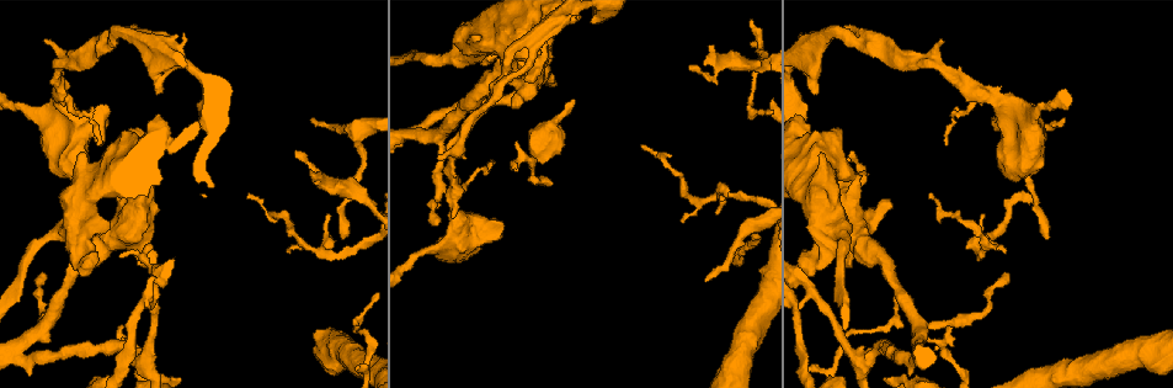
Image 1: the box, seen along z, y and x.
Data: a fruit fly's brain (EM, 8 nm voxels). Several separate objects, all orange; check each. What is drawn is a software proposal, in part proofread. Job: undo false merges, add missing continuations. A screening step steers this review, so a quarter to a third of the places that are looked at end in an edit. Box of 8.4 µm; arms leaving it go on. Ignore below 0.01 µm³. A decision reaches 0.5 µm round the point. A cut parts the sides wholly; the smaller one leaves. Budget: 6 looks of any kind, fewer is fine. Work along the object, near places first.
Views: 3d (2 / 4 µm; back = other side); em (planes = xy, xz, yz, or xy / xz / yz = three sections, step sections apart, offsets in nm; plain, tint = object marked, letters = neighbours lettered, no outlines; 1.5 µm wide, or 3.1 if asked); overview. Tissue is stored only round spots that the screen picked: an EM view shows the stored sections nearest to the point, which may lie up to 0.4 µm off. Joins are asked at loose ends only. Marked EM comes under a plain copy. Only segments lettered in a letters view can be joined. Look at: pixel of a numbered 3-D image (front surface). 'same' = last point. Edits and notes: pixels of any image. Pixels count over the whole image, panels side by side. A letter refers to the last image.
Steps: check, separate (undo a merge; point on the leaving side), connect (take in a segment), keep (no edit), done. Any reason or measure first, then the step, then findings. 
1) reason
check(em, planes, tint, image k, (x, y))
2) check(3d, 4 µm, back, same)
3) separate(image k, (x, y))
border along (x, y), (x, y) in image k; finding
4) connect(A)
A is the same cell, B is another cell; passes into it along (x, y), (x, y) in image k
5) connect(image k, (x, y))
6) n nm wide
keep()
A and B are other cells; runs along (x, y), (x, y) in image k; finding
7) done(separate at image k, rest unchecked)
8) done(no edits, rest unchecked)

sharp bend
check(em, planes, letters, image 1, (143, 360))

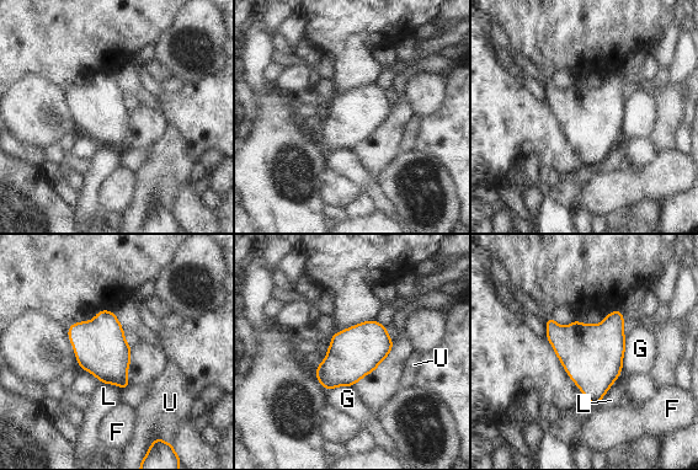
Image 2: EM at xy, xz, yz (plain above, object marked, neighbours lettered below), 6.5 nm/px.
260 nm wide
keep()
F, G, L and U are other cells; border along (625, 337), (623, 368), (619, 375) in image 2; continuous, no second cell

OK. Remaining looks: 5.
stops while still wide
check(em, planes, letters, image 1, (100, 146))

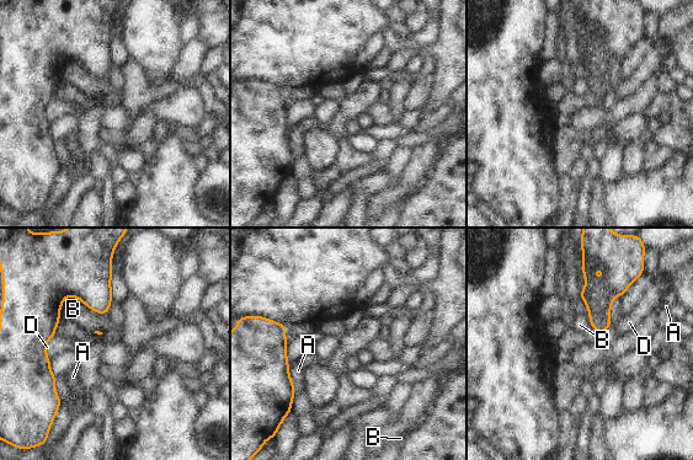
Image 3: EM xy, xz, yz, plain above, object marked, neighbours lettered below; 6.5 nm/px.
keep()
A, B and D are other cells; border along (54, 335), (46, 346), (49, 359) in image 3; no lettered segment goes on from it

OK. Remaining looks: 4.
abrupt turn
check(em, planes, letters, image 1, (517, 67))

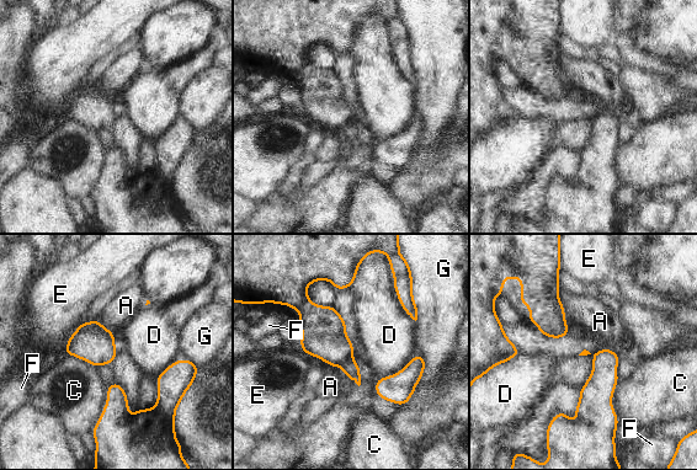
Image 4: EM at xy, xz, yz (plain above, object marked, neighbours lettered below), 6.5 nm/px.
G touches over 340 nm
separate(image 4, (351, 369))
A, C, D, E, F and G are other cells; a second cell is stuck on

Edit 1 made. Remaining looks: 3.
done(separate at image 4, rest unchecked)

